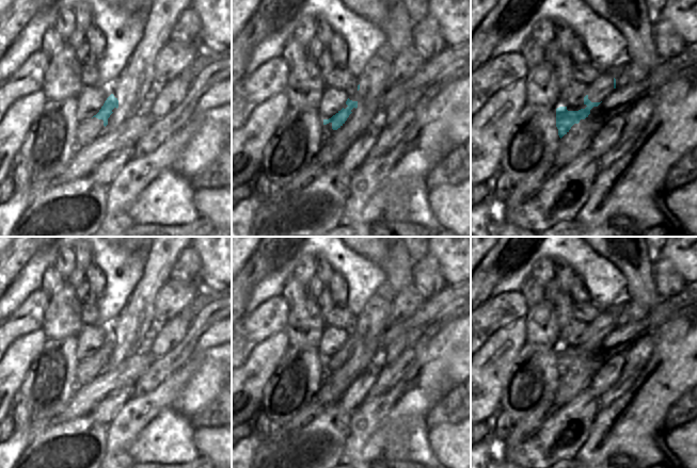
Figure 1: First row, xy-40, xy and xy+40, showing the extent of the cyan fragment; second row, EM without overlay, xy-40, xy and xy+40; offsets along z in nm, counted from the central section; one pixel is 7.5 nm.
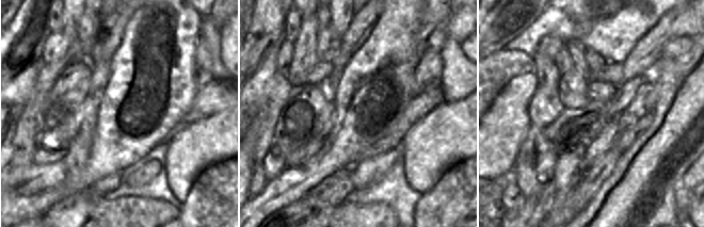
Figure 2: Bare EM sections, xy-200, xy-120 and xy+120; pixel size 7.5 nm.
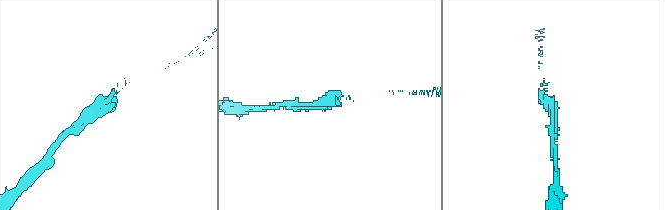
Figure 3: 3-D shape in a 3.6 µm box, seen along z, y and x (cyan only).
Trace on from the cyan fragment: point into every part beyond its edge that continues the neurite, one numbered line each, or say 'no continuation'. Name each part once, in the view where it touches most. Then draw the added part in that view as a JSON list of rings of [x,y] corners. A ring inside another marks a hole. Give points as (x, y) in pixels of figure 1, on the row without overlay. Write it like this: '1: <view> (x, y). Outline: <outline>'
1: xy+40 (600, 327). Outline: [[[611,309],[602,310],[599,317],[588,326],[588,338],[591,341],[601,341],[604,339],[615,328],[614,317]]]

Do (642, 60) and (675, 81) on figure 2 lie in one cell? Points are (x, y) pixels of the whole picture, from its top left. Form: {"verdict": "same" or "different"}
{"verdict": "different"}

